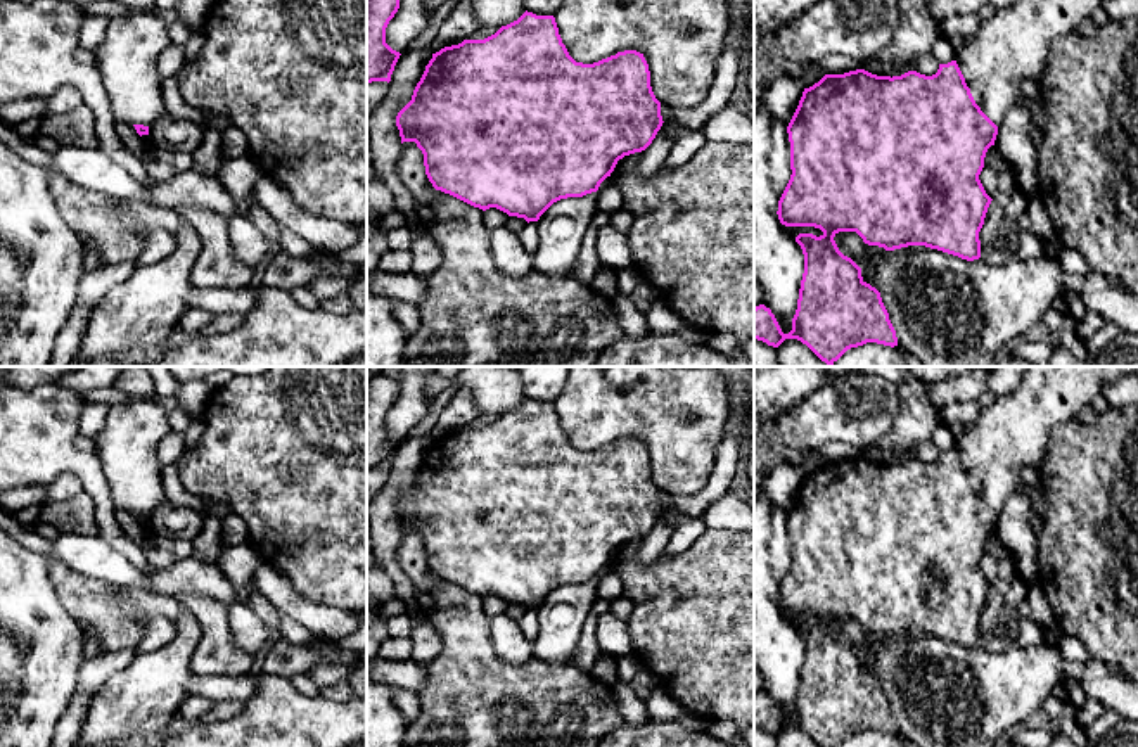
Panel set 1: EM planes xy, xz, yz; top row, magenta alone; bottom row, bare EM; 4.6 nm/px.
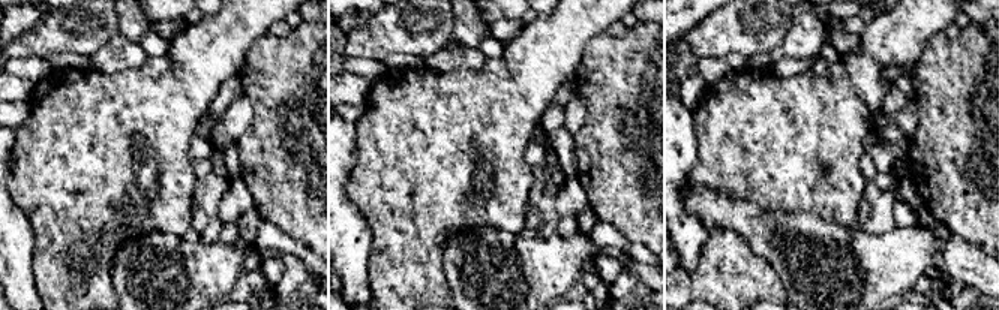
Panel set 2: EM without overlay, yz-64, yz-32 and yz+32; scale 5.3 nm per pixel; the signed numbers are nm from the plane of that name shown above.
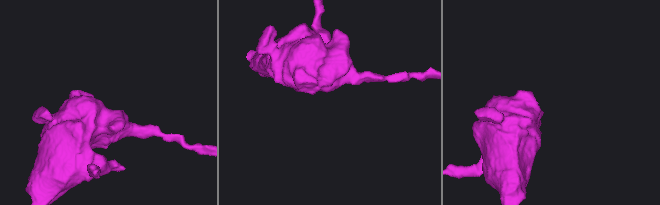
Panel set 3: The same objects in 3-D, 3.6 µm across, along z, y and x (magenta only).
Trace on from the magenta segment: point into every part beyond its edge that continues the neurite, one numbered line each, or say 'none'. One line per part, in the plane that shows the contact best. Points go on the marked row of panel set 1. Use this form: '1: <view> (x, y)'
1: yz (1012, 47)

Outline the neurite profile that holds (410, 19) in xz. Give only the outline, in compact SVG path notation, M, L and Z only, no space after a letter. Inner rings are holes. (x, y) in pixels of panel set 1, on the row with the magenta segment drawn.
M400 0L400 9L386 28L386 43L401 54L427 28L427 22L424 0Z

